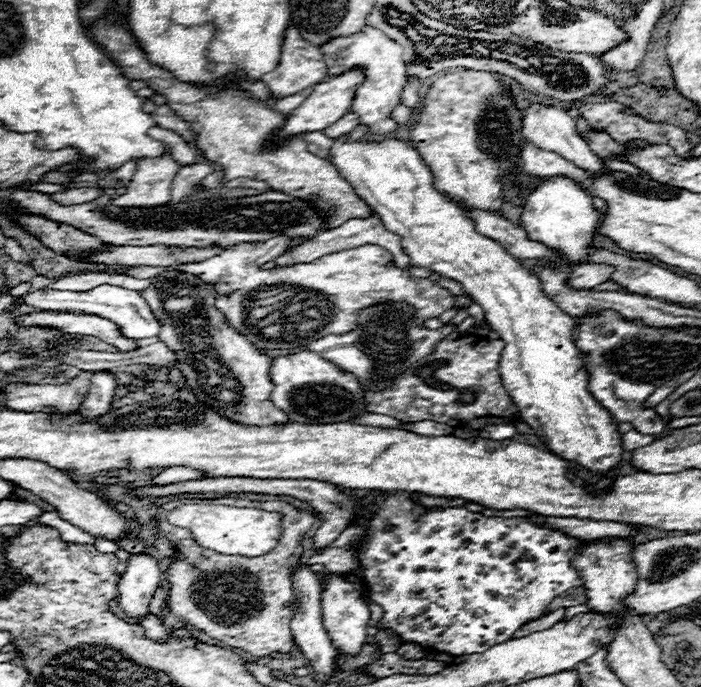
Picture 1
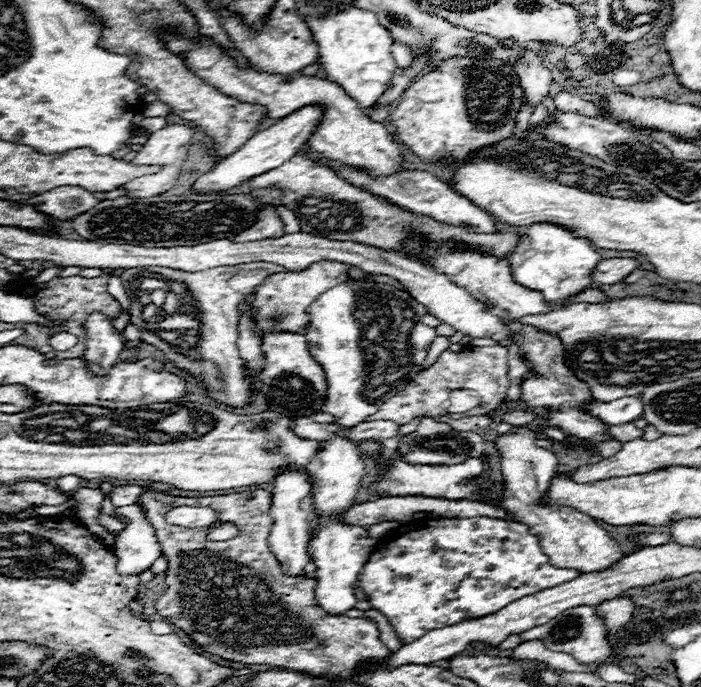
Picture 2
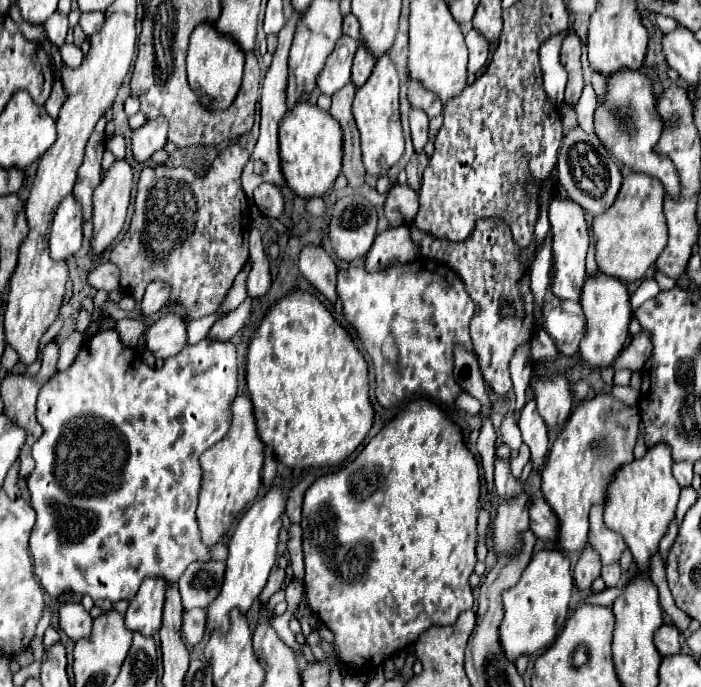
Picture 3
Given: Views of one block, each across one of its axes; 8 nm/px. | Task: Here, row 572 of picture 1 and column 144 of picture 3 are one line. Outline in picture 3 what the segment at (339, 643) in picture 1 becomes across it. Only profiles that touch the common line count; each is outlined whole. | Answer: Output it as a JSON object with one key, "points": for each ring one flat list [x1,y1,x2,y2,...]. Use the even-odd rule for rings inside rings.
{"points":[[166,314,148,326,144,338,148,350,156,358,166,360,186,346,186,324,180,314]]}

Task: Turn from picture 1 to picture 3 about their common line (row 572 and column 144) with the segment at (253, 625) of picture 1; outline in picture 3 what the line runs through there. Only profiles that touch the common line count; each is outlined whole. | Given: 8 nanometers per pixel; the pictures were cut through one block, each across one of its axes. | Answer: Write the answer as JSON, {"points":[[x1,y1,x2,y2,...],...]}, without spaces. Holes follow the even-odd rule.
{"points":[[230,144,218,154,204,176,196,176,188,168,170,166,146,166,138,180,138,192,134,202,134,216,124,238,112,248,110,262,120,268,120,286,136,302,142,300,150,282,160,280,170,286,170,300,180,304,186,314,184,322,190,324,196,318,214,314,230,290,236,274,248,262,248,238,244,238,242,222,248,214,248,200,240,184,242,168,250,160,248,150,238,144]]}

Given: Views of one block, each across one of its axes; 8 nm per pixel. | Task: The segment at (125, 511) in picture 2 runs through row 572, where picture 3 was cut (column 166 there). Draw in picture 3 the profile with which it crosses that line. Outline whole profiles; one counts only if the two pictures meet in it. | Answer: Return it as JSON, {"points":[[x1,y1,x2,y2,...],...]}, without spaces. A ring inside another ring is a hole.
{"points":[[154,118,132,130,132,154,136,162,146,162,168,140,168,120]]}

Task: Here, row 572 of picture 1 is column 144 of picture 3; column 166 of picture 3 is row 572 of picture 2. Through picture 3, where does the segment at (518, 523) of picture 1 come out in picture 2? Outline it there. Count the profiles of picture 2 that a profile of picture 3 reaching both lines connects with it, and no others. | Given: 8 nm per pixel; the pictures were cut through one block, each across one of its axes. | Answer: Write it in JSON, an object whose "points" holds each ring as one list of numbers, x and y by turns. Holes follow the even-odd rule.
{"points":[[488,516,440,520,428,518,404,524,396,532,382,538,372,552,370,562,360,570,356,588,368,596,368,602,374,610,388,618,398,638,406,644,434,628,452,626,468,618,488,616,522,596,564,584,576,576,580,576,580,572,574,568,556,568,550,564,550,558,538,544,538,536,530,534,526,524]]}

